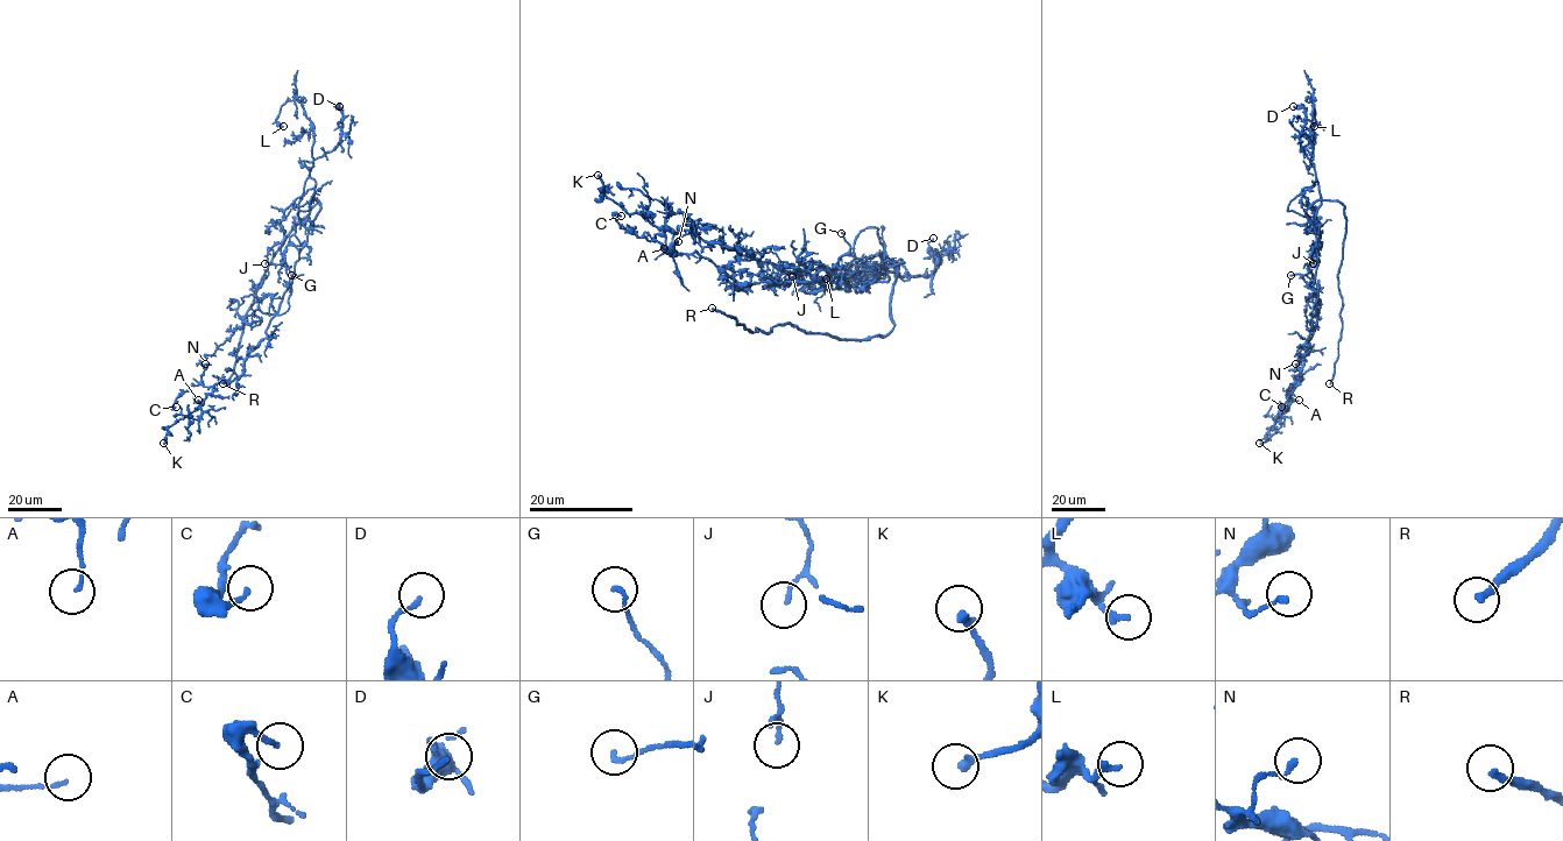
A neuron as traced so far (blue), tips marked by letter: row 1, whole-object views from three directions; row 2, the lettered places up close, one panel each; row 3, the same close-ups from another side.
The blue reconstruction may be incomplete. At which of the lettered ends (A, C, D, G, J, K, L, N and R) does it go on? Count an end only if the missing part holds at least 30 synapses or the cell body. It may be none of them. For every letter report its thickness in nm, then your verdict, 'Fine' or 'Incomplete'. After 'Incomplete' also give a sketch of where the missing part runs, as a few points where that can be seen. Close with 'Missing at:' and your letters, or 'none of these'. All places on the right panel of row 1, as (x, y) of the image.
A: Thickness 90 nm. Fine
C: Thickness 180 nm. Fine
D: Thickness 150 nm. Fine
G: Thickness 130 nm. Fine
J: Thickness 120 nm. Fine
K: Thickness 240 nm. Fine
L: Thickness 200 nm. Fine
N: Thickness 160 nm. Fine
R: Thickness 240 nm. Incomplete. Course of what is missing: (1329, 383), (1327, 397), (1342, 403)
Missing at: R

